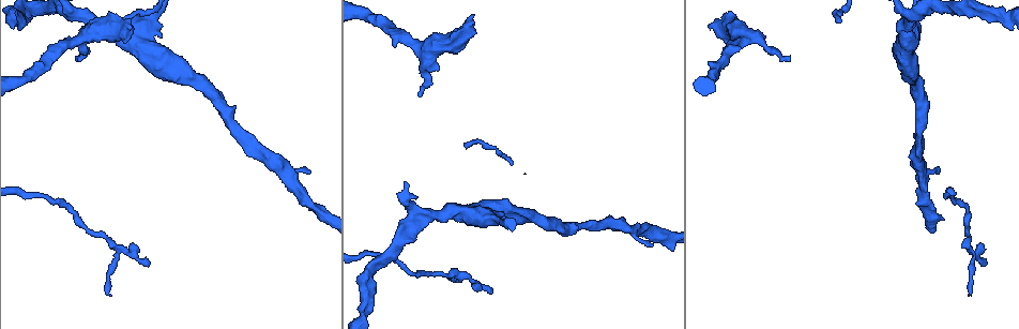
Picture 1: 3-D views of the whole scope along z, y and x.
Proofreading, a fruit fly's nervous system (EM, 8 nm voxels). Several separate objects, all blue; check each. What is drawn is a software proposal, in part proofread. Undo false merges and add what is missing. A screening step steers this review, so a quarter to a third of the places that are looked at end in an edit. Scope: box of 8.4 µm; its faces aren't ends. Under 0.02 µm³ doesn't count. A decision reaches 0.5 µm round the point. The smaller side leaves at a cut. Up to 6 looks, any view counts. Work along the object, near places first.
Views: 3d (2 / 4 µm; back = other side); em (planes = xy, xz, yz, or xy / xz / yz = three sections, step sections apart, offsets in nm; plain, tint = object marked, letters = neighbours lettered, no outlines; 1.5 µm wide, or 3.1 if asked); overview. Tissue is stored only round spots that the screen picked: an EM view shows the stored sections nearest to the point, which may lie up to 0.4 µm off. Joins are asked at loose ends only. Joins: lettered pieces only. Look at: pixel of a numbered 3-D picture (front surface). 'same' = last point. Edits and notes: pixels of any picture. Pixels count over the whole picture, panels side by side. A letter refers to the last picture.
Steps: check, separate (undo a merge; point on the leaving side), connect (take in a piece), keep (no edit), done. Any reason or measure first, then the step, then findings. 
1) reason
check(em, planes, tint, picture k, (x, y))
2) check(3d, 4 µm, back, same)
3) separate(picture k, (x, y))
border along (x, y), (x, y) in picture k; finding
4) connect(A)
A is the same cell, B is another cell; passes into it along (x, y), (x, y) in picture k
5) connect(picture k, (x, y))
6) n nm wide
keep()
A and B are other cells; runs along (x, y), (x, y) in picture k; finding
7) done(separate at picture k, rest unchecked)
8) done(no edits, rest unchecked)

an open end
check(3d, 2 µm, back, picture 1, (986, 264))

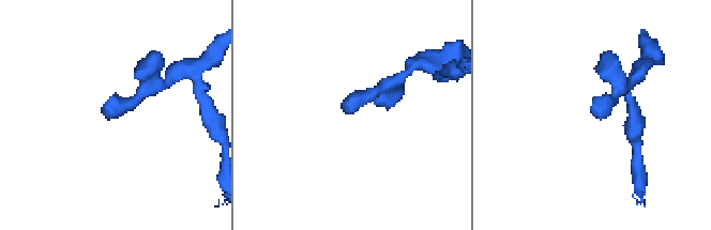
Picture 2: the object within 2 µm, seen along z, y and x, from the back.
shape alone is not enough
check(em, planes, letters, picture 2, (110, 115))

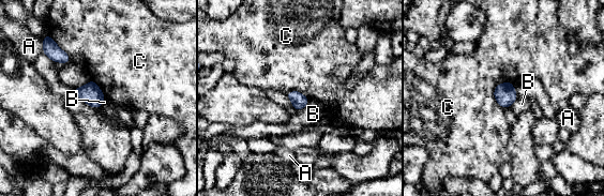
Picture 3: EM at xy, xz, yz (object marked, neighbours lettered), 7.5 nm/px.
keep()
A, B and C are other cells; border along (310, 100), (301, 109), (296, 111) in picture 3; none of them fits

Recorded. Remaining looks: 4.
three-way junction
check(em, planes, tint, picture 1, (86, 15))

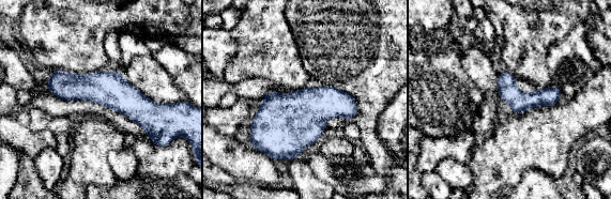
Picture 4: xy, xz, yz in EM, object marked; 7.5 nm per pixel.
what lies round it
check(em, planes, letters, same)

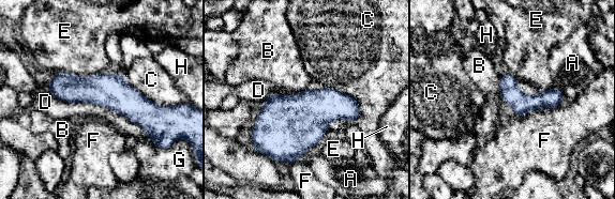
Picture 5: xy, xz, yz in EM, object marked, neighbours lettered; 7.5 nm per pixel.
keep()
A, B, C, D, E, F, G and H are other cells; runs along (54, 90), (181, 107) in picture 5; continuous, no second cell

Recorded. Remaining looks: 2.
done(no edits, rest unchecked)

